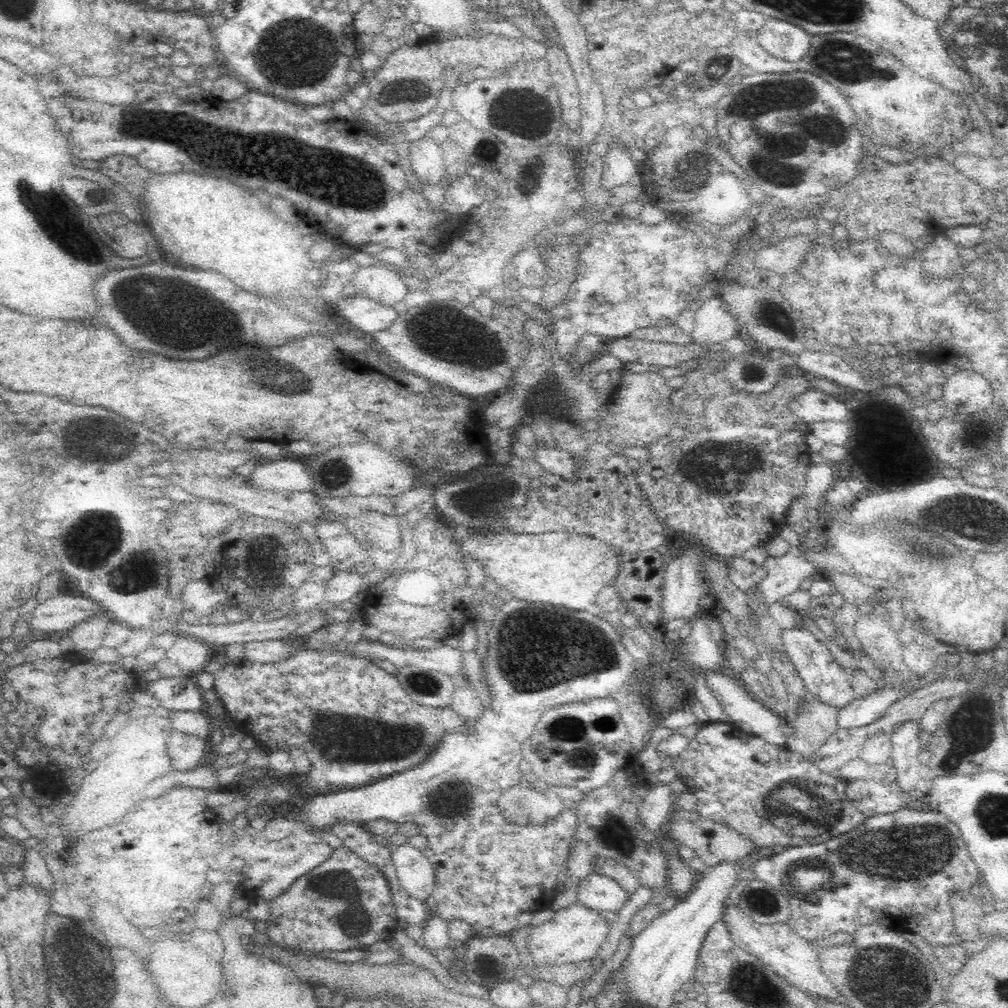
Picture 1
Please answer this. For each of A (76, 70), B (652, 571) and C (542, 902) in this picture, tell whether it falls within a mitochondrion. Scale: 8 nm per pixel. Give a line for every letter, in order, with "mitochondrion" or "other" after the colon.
A: other
B: other
C: other

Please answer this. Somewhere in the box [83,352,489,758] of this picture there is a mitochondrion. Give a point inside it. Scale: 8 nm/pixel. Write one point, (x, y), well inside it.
(268, 559)

